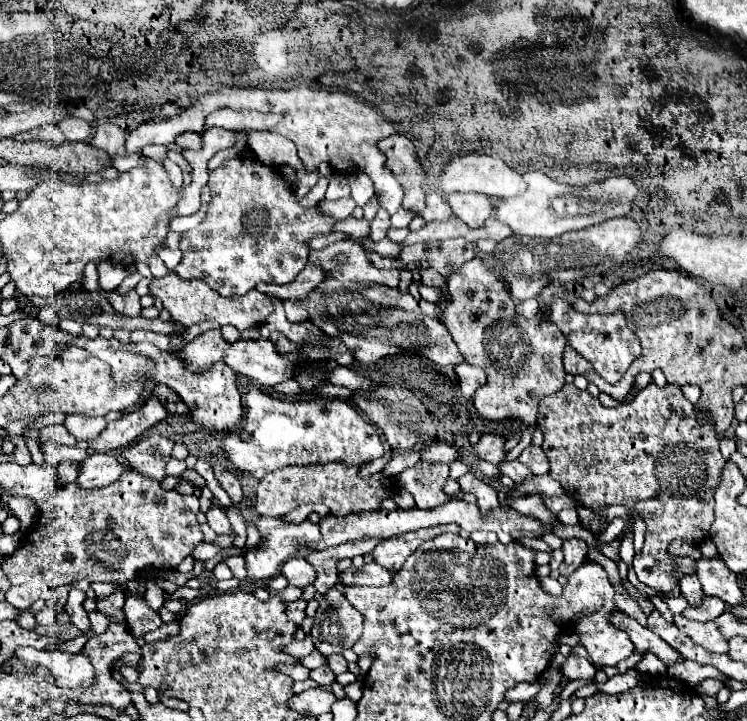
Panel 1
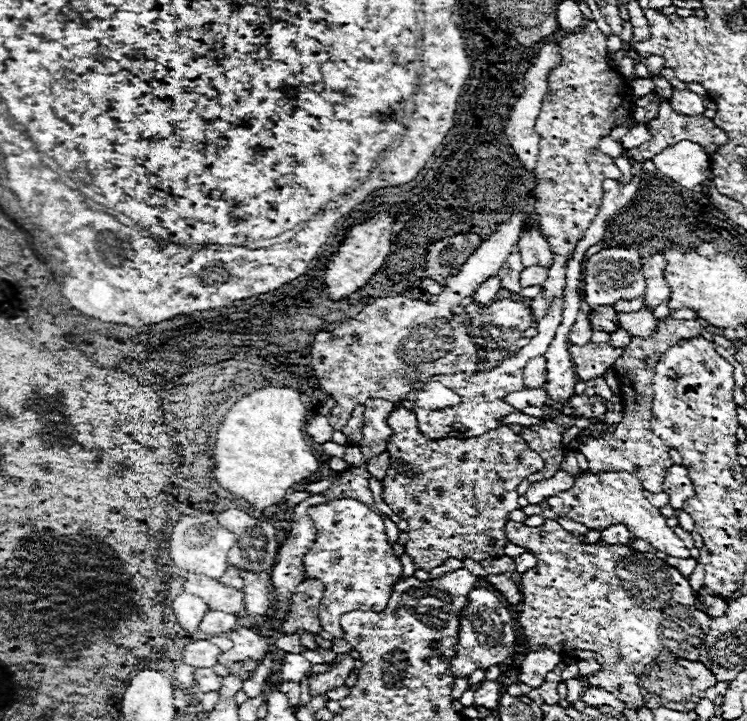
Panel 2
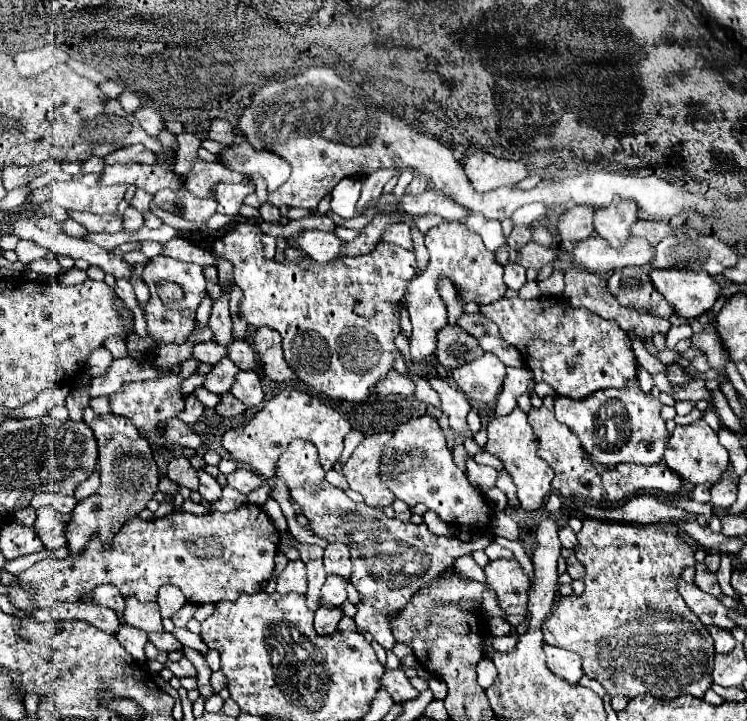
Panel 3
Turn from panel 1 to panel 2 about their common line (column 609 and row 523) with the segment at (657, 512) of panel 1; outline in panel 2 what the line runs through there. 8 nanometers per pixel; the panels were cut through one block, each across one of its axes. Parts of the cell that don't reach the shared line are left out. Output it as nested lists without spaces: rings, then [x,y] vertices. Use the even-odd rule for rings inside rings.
[[[400,408],[390,418],[392,426],[392,442],[388,442],[390,468],[386,478],[382,480],[382,498],[384,502],[408,522],[408,542],[406,556],[412,558],[416,568],[432,570],[440,566],[446,558],[472,558],[472,560],[494,560],[504,556],[504,544],[508,538],[504,536],[504,524],[512,510],[516,510],[518,492],[516,486],[528,476],[538,472],[544,466],[544,460],[538,452],[530,450],[524,440],[514,434],[508,426],[500,426],[500,430],[490,430],[480,438],[444,438],[444,440],[428,440],[420,434],[416,426],[416,414],[412,410]]]

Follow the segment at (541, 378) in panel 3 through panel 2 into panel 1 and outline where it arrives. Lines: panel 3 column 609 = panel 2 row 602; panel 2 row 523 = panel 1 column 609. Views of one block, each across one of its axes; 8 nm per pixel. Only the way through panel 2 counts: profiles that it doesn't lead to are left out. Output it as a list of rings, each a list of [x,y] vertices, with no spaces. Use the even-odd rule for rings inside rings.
[[[554,298],[550,306],[550,320],[560,328],[560,332],[566,336],[568,344],[580,352],[594,370],[610,384],[616,384],[624,372],[630,368],[630,364],[640,356],[640,340],[638,336],[626,326],[624,314],[580,314],[576,312],[568,302],[562,298]]]

